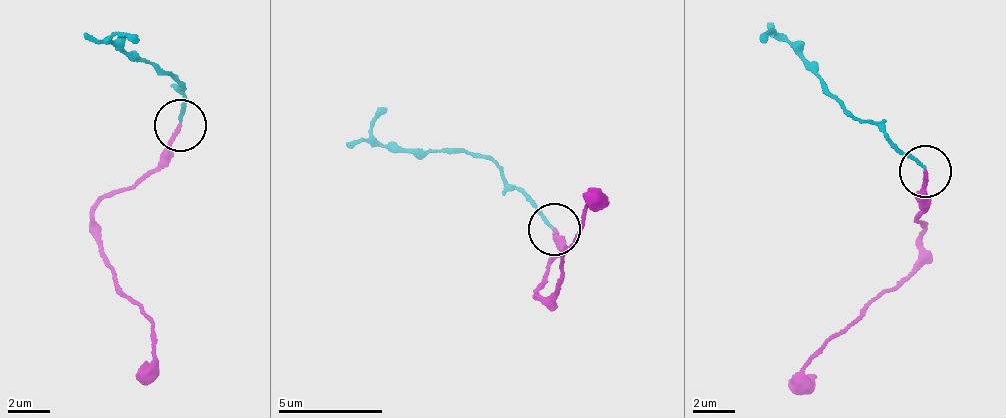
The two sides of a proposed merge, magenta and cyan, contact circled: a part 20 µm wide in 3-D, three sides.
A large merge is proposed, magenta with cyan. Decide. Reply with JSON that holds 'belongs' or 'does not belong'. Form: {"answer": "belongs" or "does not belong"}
{"answer": "does not belong"}

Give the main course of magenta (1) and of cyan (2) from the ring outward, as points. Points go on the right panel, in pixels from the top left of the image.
1: (925, 169), (920, 203), (922, 257), (868, 302), (796, 371), (798, 394)
2: (925, 169), (893, 141), (846, 109), (800, 54), (774, 33), (765, 33)

